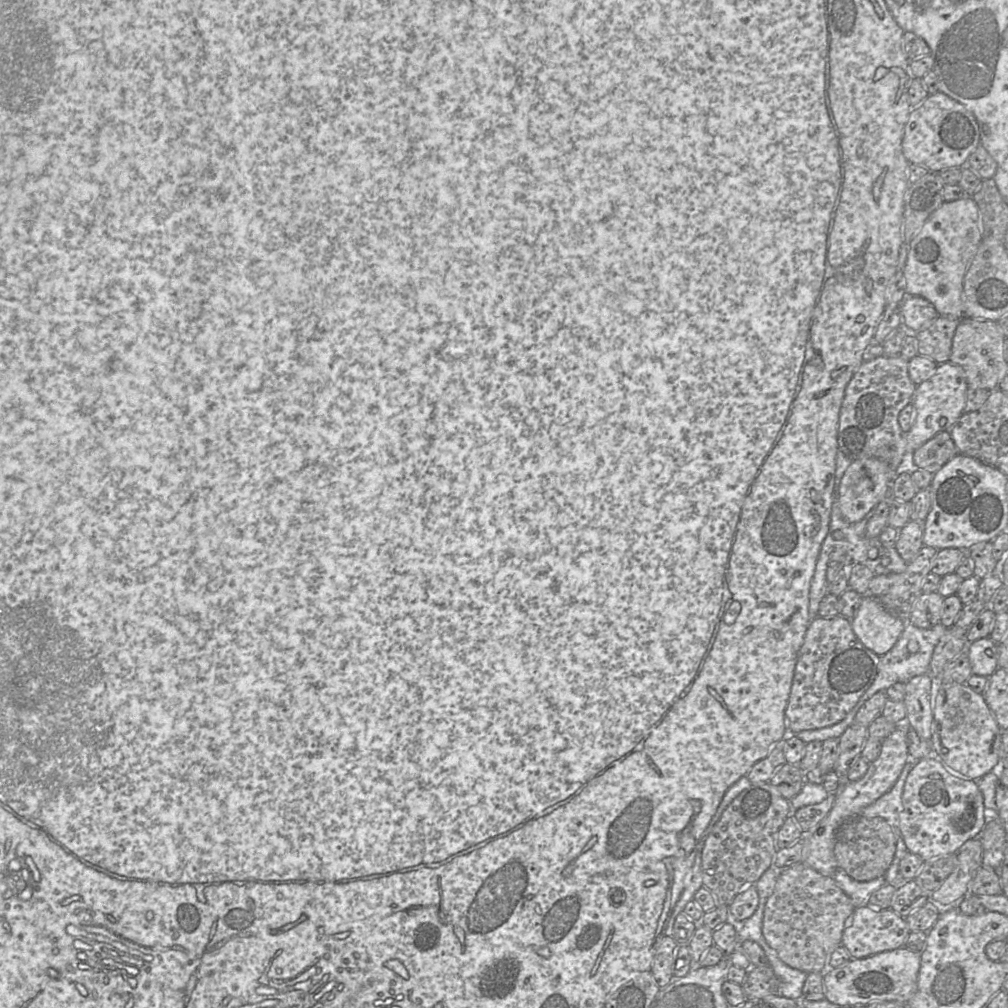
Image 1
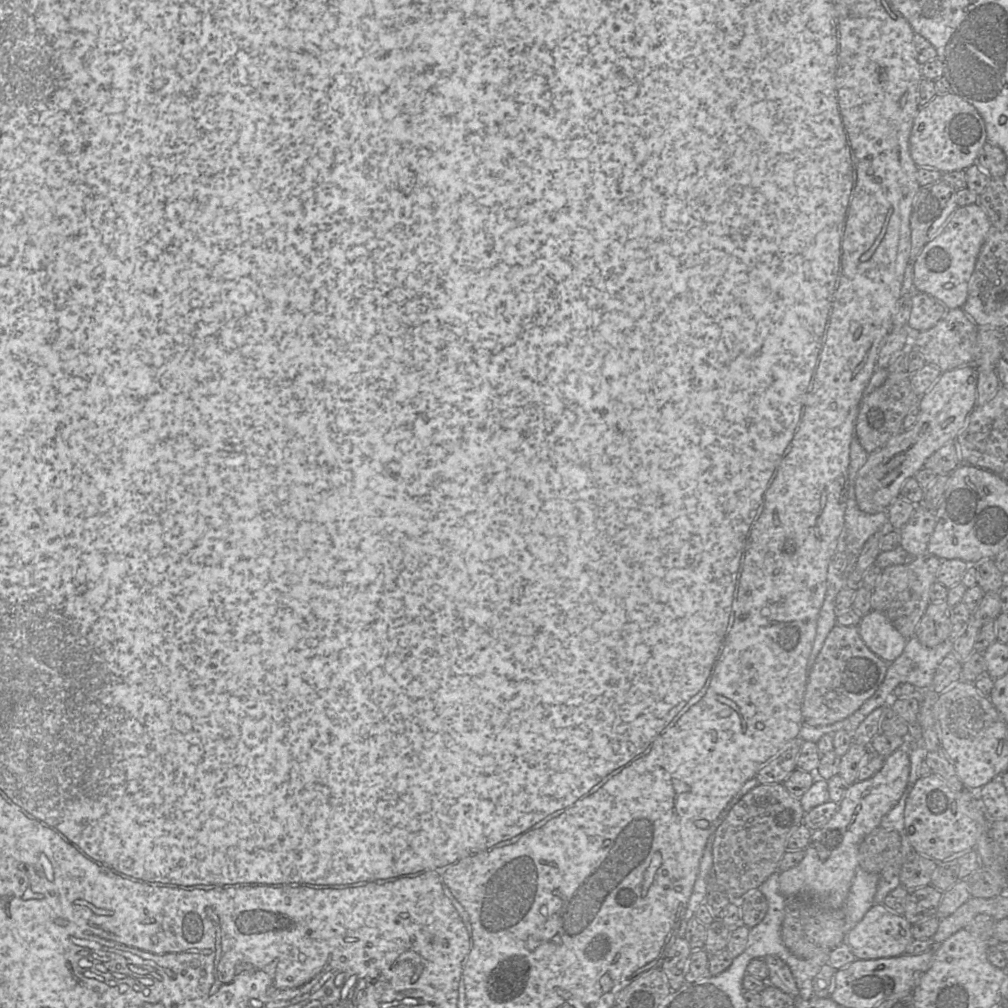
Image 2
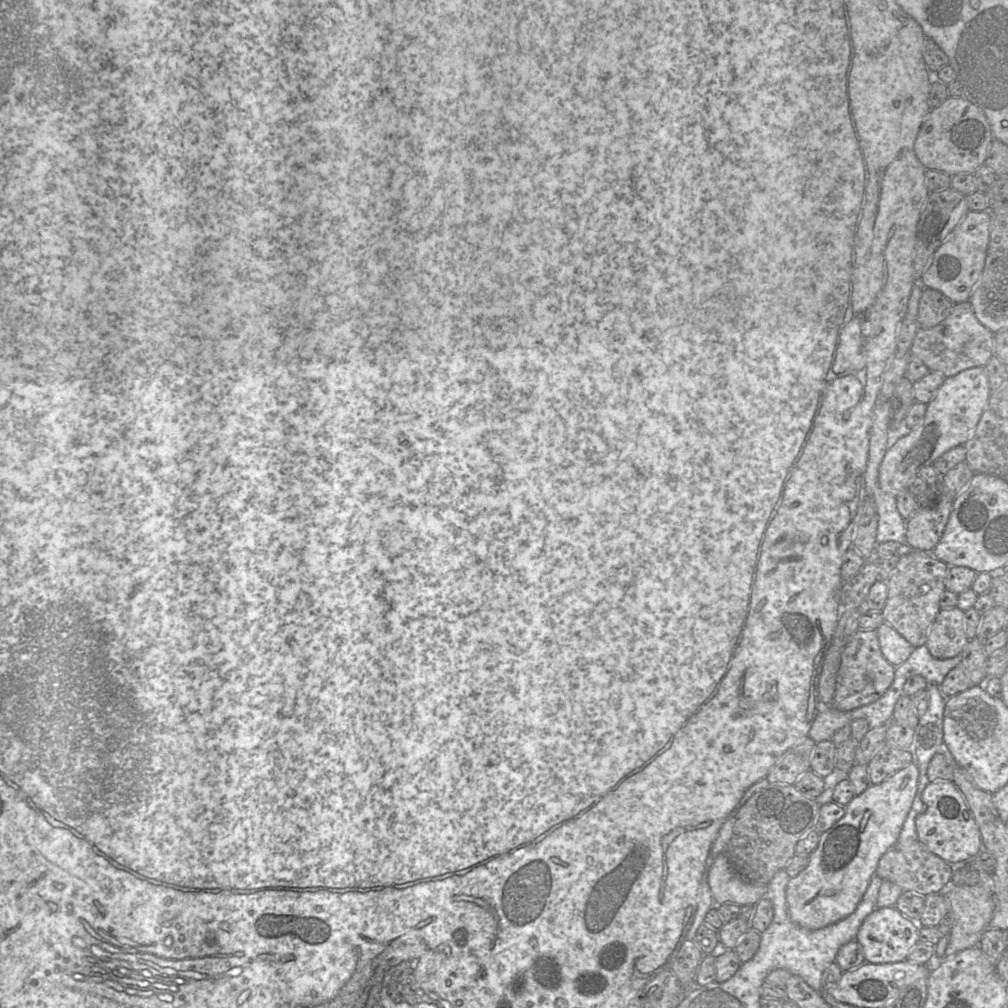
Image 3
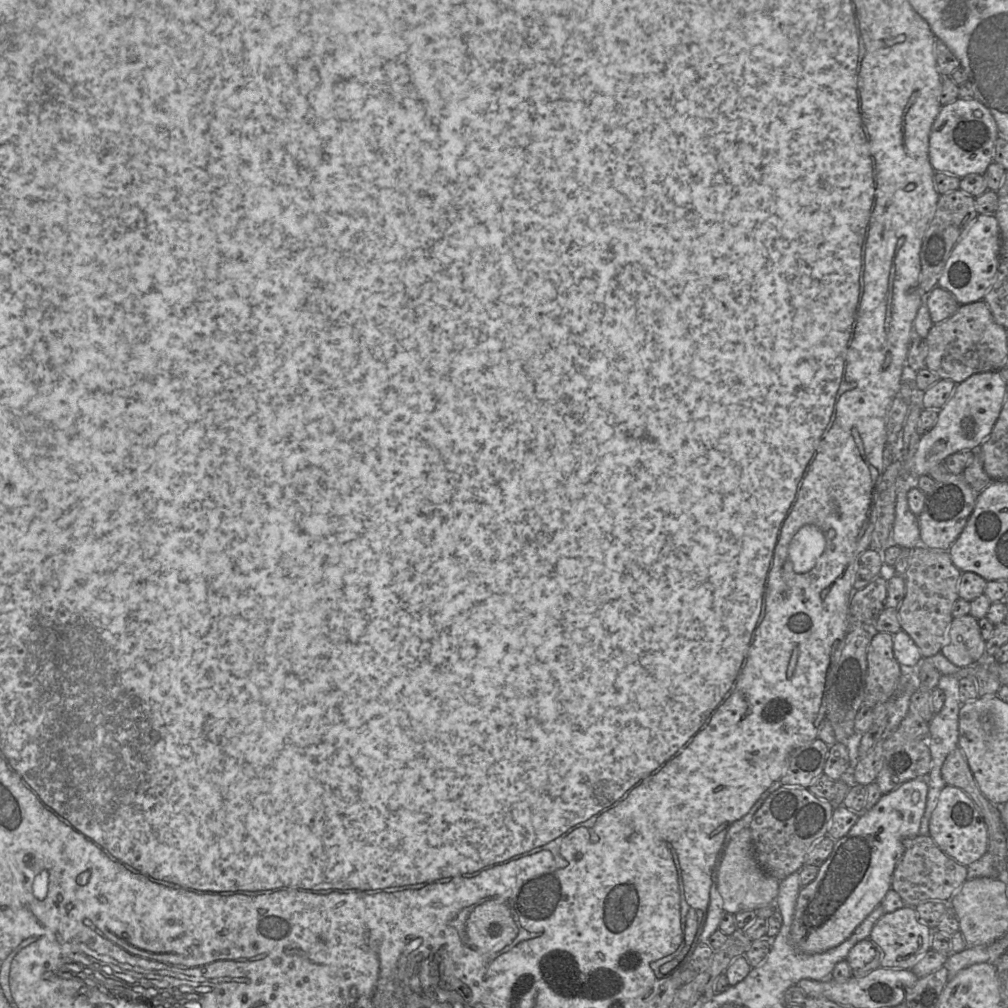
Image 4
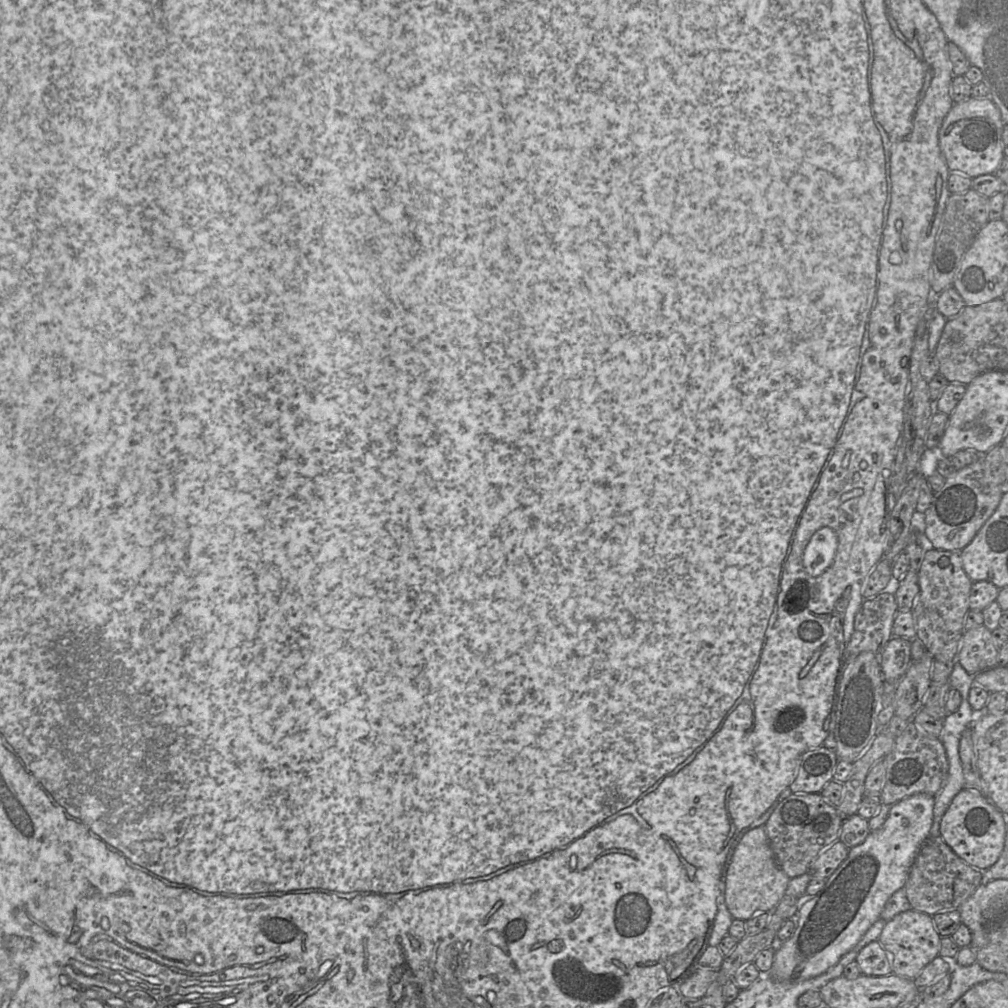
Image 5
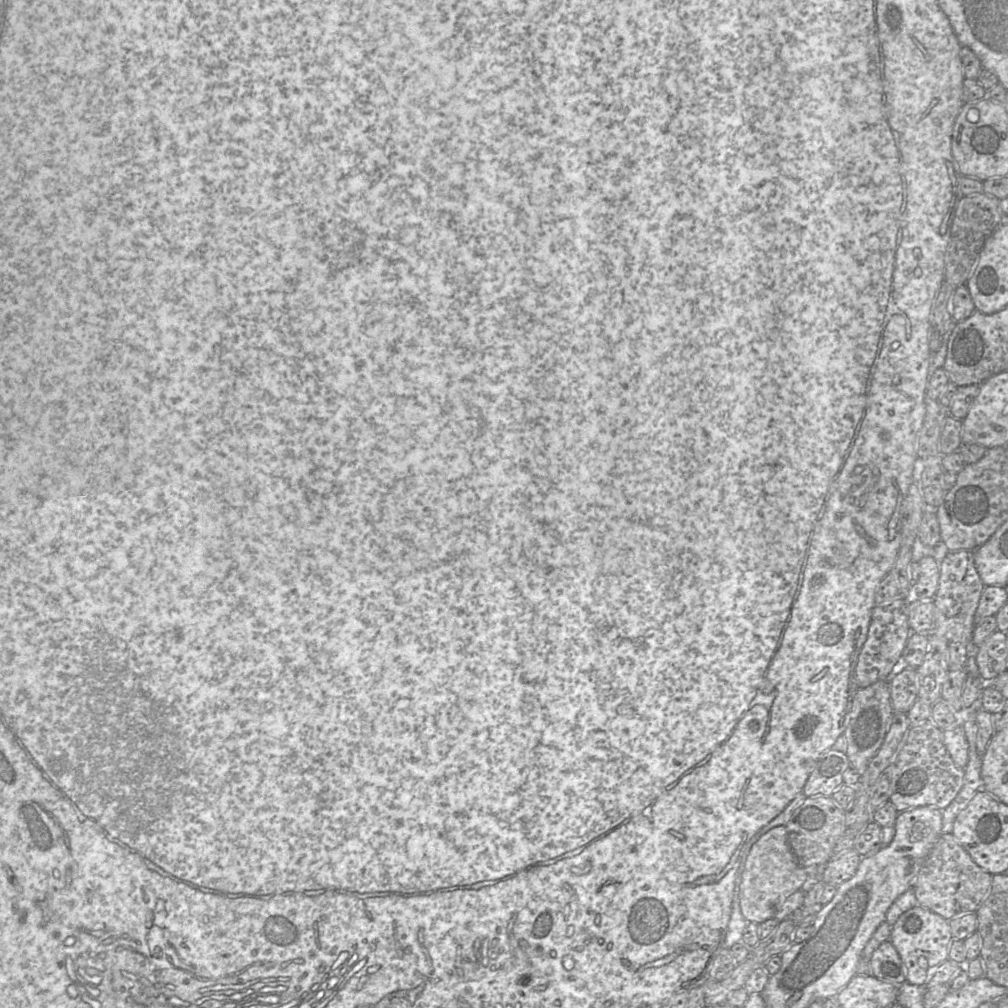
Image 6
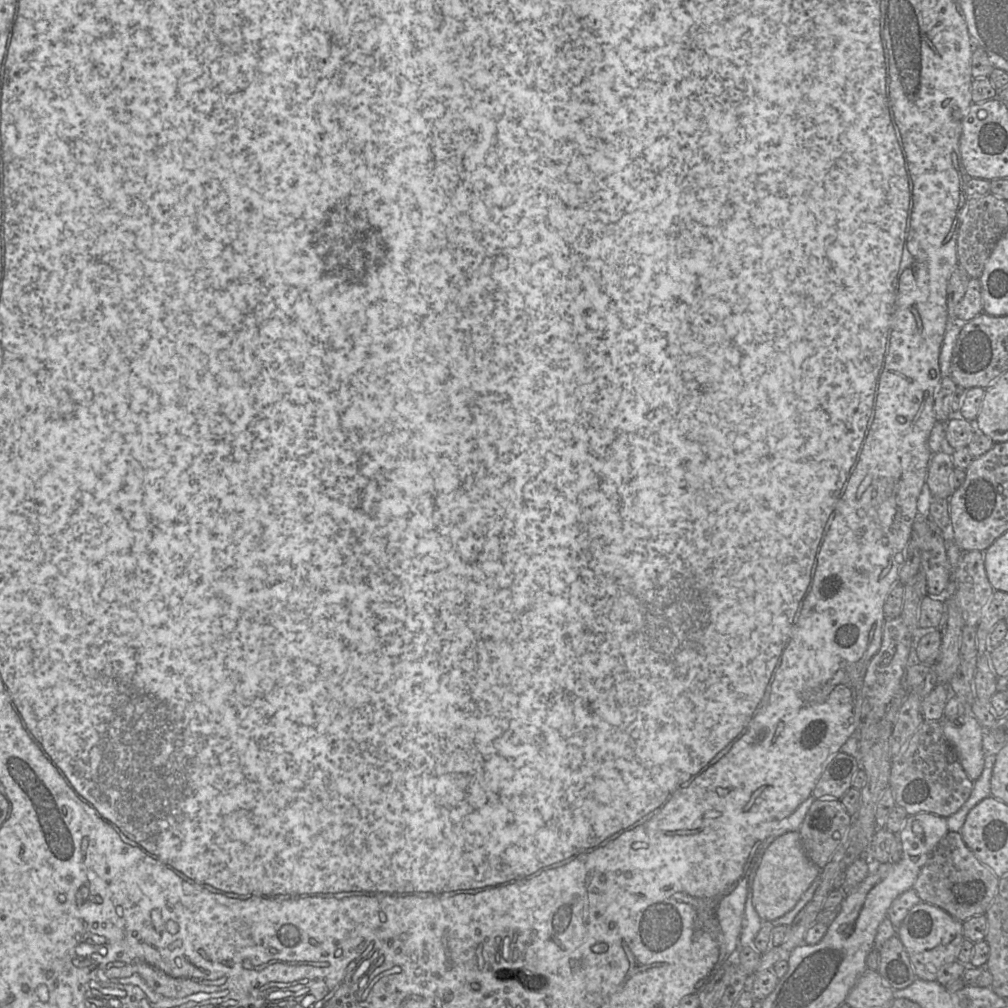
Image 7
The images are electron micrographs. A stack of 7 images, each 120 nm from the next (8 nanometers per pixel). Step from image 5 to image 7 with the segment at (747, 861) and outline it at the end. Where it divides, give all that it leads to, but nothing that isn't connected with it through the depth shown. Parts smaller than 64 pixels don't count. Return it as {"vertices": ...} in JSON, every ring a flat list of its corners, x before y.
{"vertices":[[799,832,776,837,761,853,748,878,752,903,762,921,772,922,792,910,820,872,807,856]]}

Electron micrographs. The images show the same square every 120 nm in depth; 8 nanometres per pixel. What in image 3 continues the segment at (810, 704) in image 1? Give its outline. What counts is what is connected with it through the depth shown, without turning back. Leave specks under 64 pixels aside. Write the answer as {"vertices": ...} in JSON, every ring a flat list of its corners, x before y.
{"vertices":[[859,629,846,641,840,657,831,706,851,711,879,699,893,682,895,667,883,656,875,630]]}

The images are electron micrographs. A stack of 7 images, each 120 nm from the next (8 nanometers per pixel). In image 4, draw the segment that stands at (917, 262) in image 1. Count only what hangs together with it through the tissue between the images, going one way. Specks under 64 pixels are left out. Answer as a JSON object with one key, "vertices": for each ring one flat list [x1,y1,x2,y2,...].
{"vertices":[[978,214,955,245,938,280,938,287,949,291,959,305,983,301,996,279,1000,247,1000,228,995,216]]}

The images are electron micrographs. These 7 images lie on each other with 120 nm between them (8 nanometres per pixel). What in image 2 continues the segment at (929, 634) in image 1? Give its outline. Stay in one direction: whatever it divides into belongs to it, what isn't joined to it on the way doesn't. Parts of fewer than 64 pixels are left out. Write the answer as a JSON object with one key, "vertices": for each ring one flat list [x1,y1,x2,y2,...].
{"vertices":[[916,636,907,639,907,643,902,654,888,663,888,669,885,675,885,678,876,692,866,701,863,705,856,710,849,717,841,720,842,722,838,723,838,726,845,729,845,731,854,732,859,724,870,714,874,709,888,705,892,698,892,694,896,686,903,682,908,682,913,684,918,688,918,690,926,690,931,688,932,681,935,675,935,671,944,657,953,651,953,642,952,639,948,638,943,643,935,647,926,647,924,646]]}

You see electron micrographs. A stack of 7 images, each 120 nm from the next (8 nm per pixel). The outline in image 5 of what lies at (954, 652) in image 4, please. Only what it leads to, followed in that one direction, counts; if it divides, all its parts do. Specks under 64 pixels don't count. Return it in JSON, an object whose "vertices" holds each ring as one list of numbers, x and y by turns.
{"vertices":[[980,625,964,631,956,662,974,676,997,665,998,650,993,642,991,631]]}

